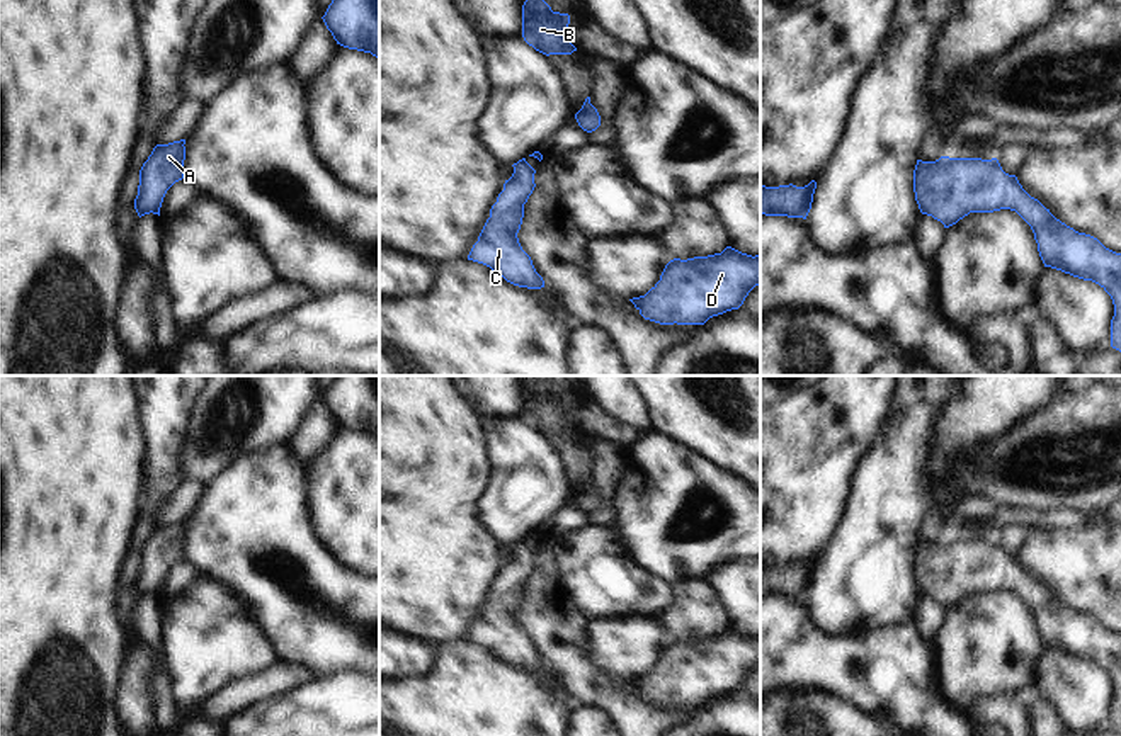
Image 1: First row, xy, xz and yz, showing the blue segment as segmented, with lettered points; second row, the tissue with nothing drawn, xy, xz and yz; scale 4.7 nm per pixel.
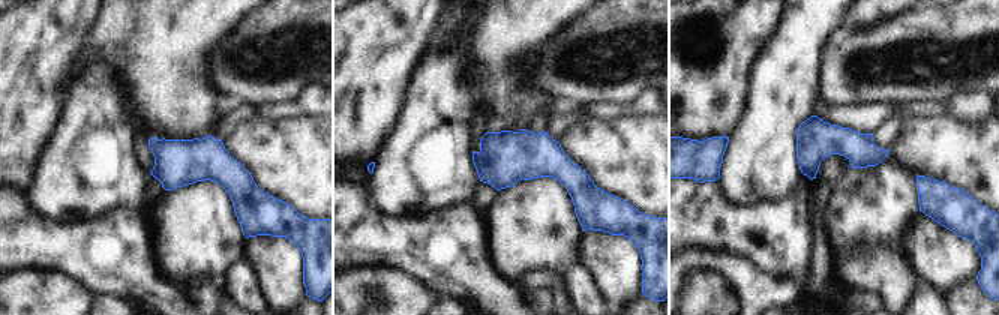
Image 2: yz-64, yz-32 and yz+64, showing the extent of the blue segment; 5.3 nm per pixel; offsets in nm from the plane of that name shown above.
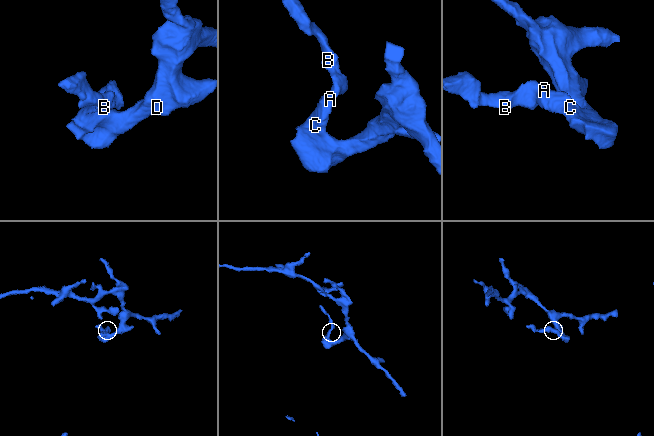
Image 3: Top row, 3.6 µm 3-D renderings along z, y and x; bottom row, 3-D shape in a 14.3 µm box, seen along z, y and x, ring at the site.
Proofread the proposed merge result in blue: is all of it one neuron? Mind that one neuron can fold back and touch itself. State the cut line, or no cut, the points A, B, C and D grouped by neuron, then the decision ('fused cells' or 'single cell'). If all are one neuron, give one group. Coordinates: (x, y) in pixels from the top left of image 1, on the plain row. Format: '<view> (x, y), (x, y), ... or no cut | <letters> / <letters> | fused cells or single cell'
no cut | A B C D | single cell

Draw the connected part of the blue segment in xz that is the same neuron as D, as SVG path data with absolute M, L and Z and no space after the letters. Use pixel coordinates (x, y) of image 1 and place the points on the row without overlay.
M731 627L721 634L670 641L660 661L640 678L629 680L645 700L660 705L704 705L709 699L738 690L748 673L760 665L760 636L747 636Z

